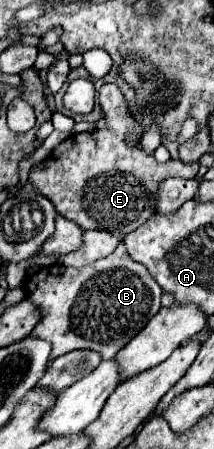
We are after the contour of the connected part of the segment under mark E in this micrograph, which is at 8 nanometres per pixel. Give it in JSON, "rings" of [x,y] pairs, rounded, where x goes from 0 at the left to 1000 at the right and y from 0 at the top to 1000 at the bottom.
{"rings":[[[542,187],[472,192],[458,227],[505,290],[430,290],[318,303],[187,370],[140,379],[140,405],[252,450],[271,477],[355,494],[393,512],[495,512],[579,526],[664,503],[720,477],[729,423],[757,401],[794,392],[897,396],[925,383],[925,365],[860,365],[841,356],[748,365],[720,356],[720,347],[673,343],[654,321],[589,321],[579,298],[636,281],[636,267],[607,263],[579,214]]]}

